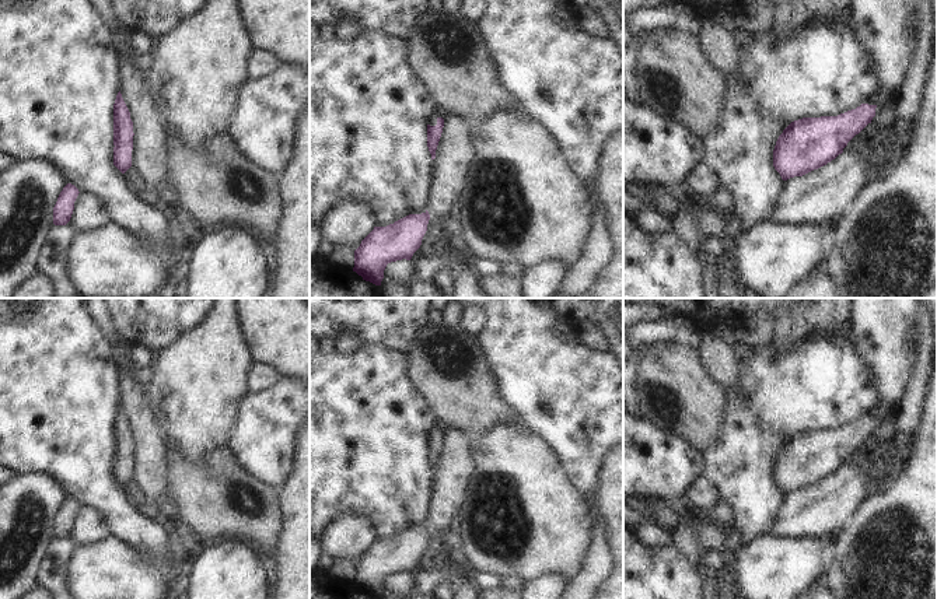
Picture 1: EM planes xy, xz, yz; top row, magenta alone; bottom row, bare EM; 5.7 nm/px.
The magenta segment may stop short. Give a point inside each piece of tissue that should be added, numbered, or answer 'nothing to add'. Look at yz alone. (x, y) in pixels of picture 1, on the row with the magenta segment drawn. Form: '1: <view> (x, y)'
nothing to add

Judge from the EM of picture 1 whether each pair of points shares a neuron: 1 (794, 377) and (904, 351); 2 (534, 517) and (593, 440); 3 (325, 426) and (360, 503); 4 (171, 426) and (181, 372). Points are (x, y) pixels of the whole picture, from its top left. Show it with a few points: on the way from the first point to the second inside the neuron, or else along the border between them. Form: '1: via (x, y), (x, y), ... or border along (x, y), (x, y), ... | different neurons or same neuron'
1: border along (850, 330), (856, 351), (871, 377), (876, 392) | different neurons
2: border along (548, 445), (559, 461), (567, 480), (581, 497) | different neurons
3: via (345, 445), (360, 462), (360, 483) | same neuron
4: via (184, 413), (185, 385) | same neuron

